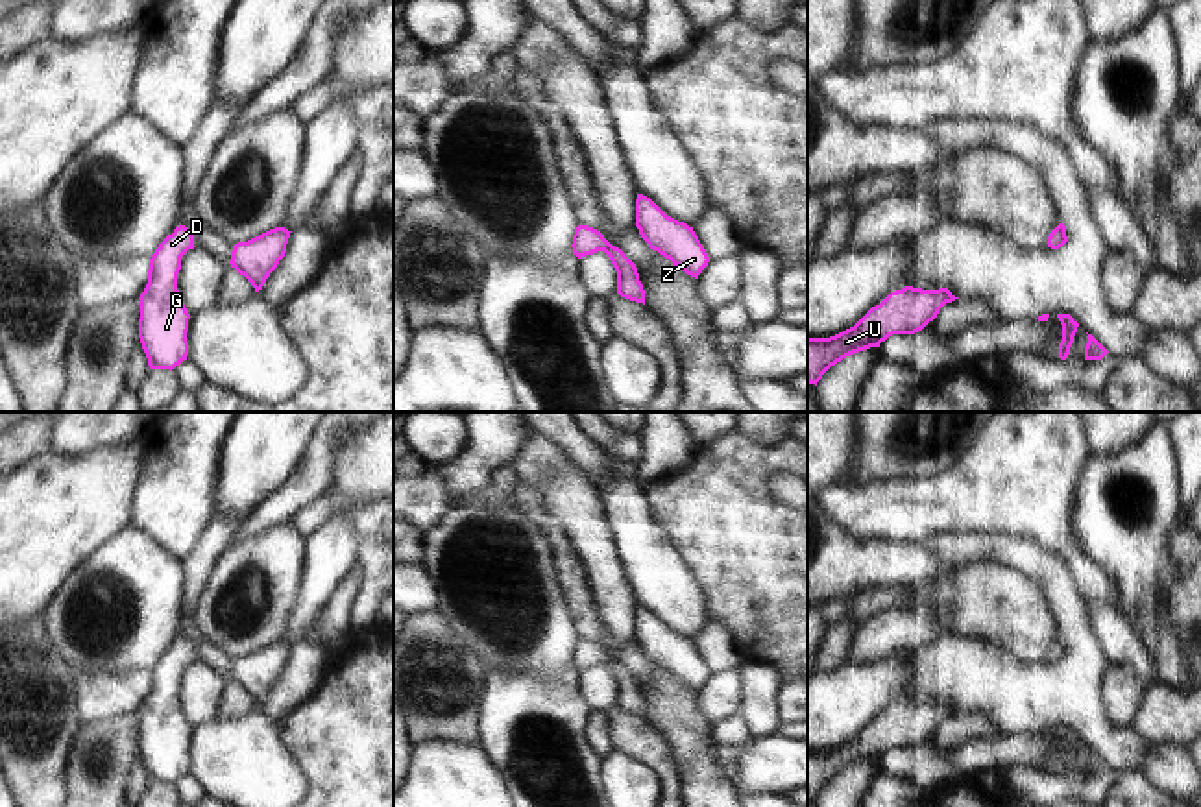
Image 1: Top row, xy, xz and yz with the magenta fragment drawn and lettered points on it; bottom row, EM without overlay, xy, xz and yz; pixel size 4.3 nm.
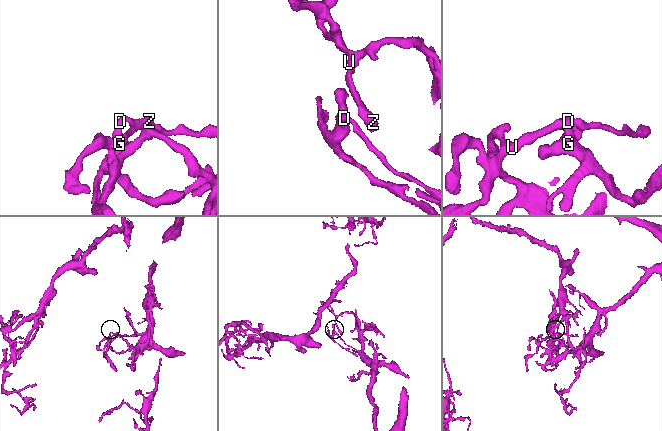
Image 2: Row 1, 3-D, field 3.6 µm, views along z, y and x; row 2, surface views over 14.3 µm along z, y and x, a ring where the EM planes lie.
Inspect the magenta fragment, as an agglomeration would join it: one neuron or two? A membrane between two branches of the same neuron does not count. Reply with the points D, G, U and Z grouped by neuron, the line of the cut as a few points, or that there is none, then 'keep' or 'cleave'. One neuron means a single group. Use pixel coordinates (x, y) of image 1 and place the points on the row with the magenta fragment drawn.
groups D G U Z; cut none; keep

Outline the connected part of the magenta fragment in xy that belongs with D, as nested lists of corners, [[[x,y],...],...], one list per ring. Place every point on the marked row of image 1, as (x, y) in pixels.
[[[179,225],[150,259],[148,284],[140,294],[139,338],[150,369],[174,369],[188,355],[188,319],[179,290],[181,257],[194,249],[194,235]]]

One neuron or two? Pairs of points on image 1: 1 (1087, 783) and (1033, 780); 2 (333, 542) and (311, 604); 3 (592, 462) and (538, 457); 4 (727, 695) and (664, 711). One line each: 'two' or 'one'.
1: one
2: one
3: two
4: two

